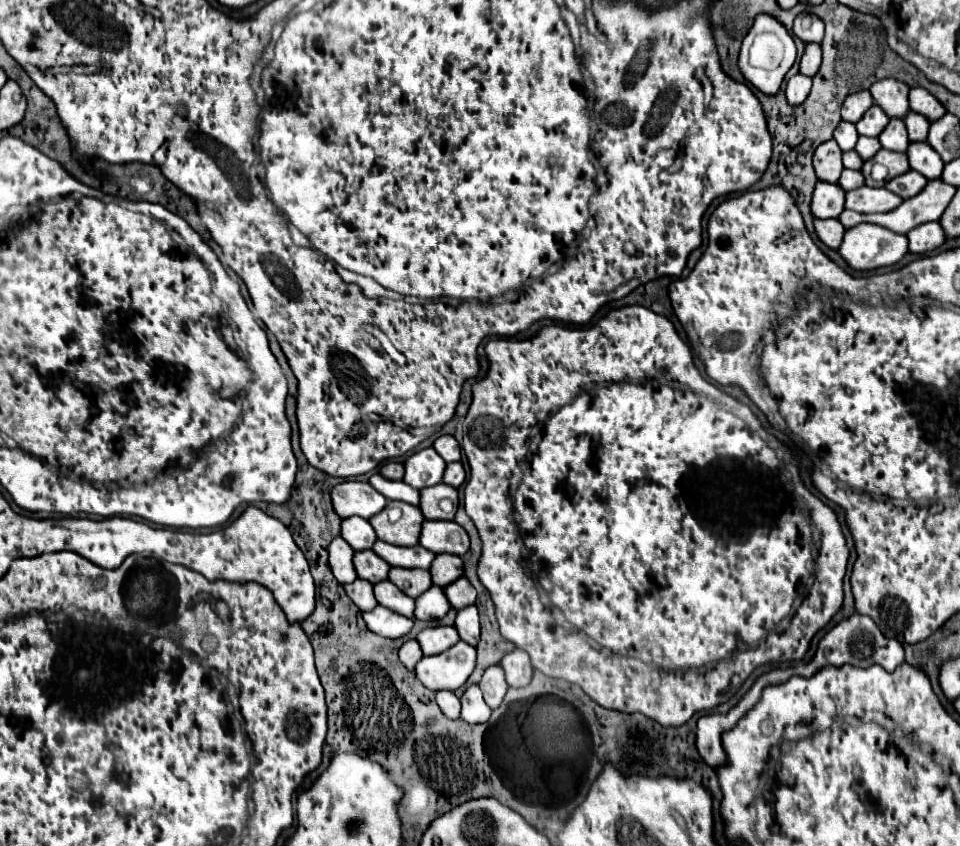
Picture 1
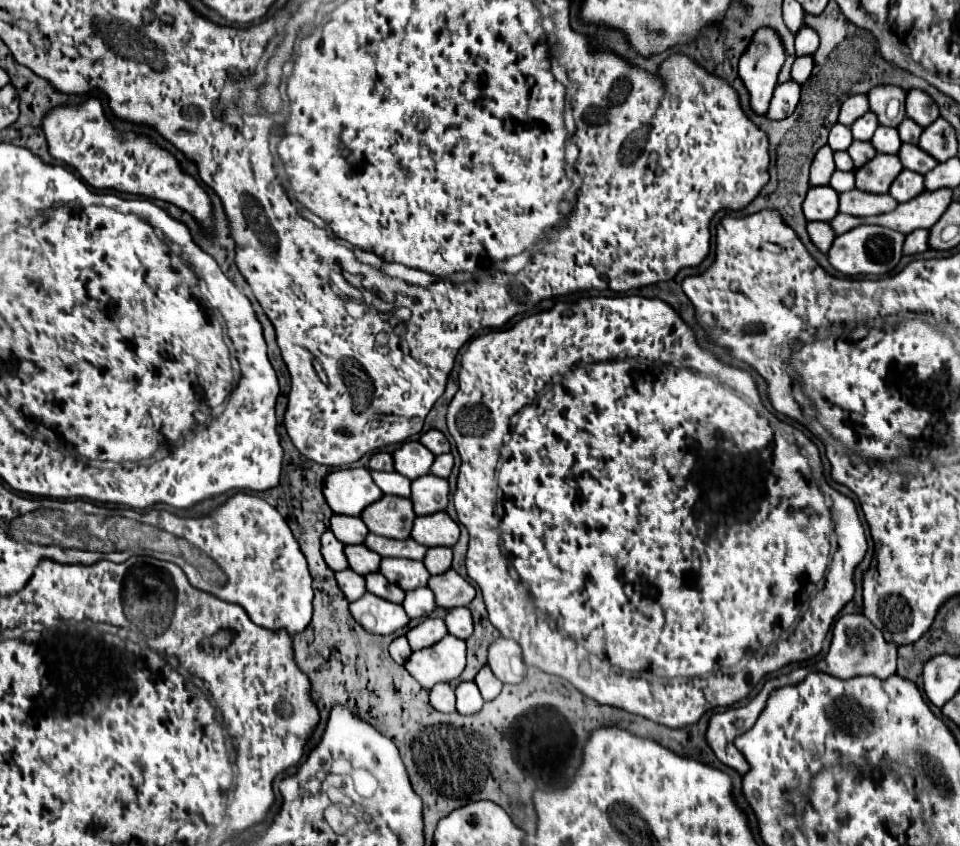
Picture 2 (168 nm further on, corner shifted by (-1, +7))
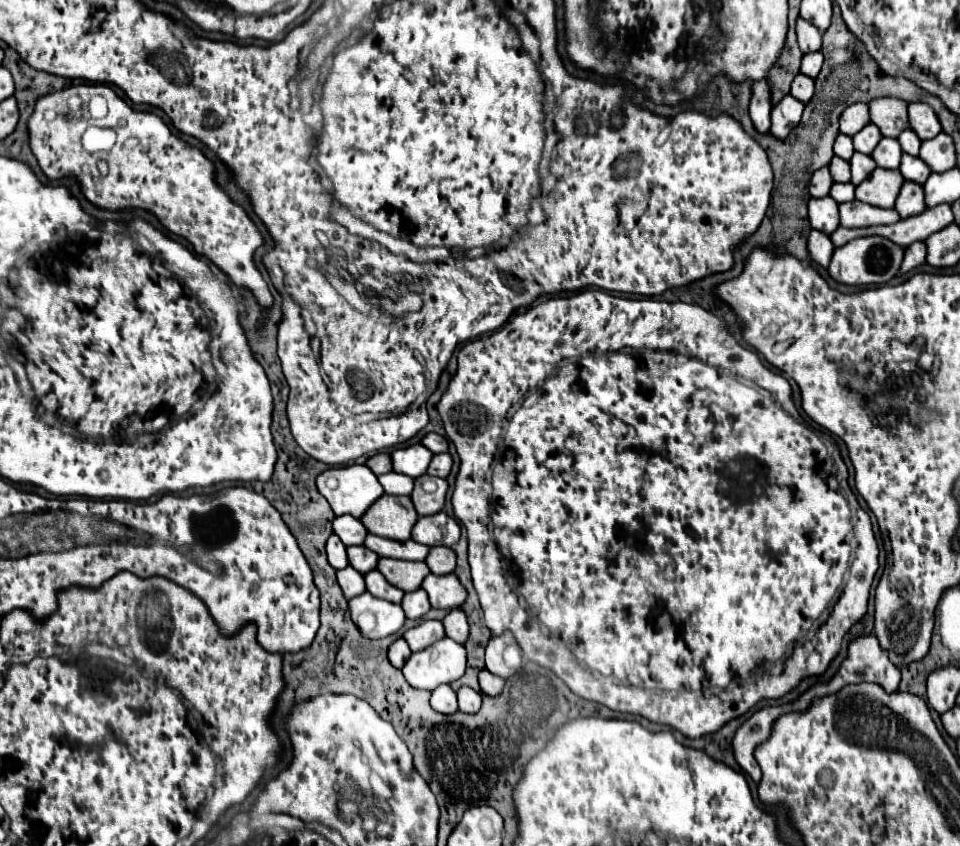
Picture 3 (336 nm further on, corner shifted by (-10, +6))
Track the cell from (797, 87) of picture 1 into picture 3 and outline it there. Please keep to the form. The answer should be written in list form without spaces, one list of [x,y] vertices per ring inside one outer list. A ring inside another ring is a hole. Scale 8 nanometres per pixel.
[[[786,95],[774,109],[772,109],[772,127],[770,133],[778,139],[784,139],[792,127],[798,125],[802,115],[804,103],[798,103],[798,99],[792,99],[792,95]]]

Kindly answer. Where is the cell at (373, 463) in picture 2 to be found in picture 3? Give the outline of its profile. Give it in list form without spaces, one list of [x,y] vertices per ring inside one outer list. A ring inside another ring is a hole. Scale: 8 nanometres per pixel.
[[[376,453],[368,459],[366,463],[376,475],[382,475],[382,473],[390,473],[392,471],[392,459],[388,453]]]

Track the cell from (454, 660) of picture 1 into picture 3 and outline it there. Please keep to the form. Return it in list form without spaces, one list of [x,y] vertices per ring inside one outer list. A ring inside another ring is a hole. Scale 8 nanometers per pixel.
[[[444,637],[424,651],[412,653],[402,673],[416,689],[434,691],[442,683],[460,679],[466,671],[466,647]]]

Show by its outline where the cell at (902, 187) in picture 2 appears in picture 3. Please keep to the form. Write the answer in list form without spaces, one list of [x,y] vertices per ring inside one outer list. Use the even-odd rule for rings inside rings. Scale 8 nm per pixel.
[[[904,181],[902,189],[900,189],[900,195],[896,199],[896,211],[900,213],[902,219],[910,217],[910,215],[918,215],[926,209],[926,203],[924,203],[924,191],[922,191],[922,185],[920,183],[910,183],[910,181]]]

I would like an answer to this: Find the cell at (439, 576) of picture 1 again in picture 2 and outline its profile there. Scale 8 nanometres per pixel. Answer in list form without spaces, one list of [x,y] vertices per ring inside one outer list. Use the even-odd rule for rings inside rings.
[[[445,546],[429,548],[423,558],[423,564],[429,570],[429,574],[443,574],[451,568],[451,556],[453,556],[451,548],[445,548]]]

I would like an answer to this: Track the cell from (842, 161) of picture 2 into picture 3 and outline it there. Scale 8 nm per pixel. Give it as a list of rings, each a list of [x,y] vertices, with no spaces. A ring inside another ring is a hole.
[[[832,157],[832,161],[830,161],[830,173],[832,173],[834,181],[846,183],[846,181],[850,181],[850,163],[844,161],[844,159]]]

